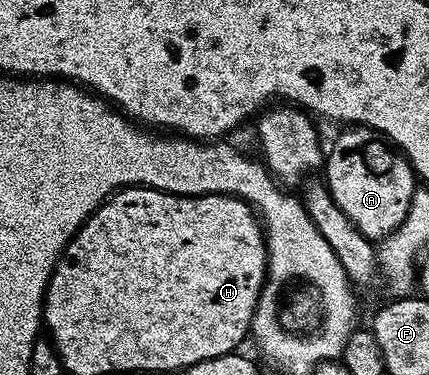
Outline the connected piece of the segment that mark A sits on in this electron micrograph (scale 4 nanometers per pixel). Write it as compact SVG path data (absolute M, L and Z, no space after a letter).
M353 125L342 131L345 132L334 141L333 148L330 151L328 148L324 156L323 182L329 188L335 205L339 205L339 209L351 217L359 233L371 241L377 241L389 232L396 231L405 219L411 198L408 181L401 179L406 168L398 152L373 128Z

